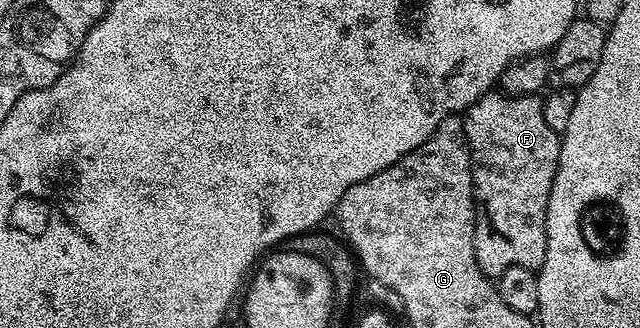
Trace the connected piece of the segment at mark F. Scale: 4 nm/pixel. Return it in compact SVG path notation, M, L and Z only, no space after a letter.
M489 92L482 95L473 106L469 106L463 115L464 131L470 148L470 160L472 161L472 197L476 199L476 231L474 232L474 256L478 260L478 268L490 279L498 279L506 268L521 266L539 271L540 265L546 260L546 212L550 200L550 188L554 184L554 176L560 159L561 135L550 128L544 119L543 101L535 94L523 94L521 98L514 98L511 94L503 92Z

